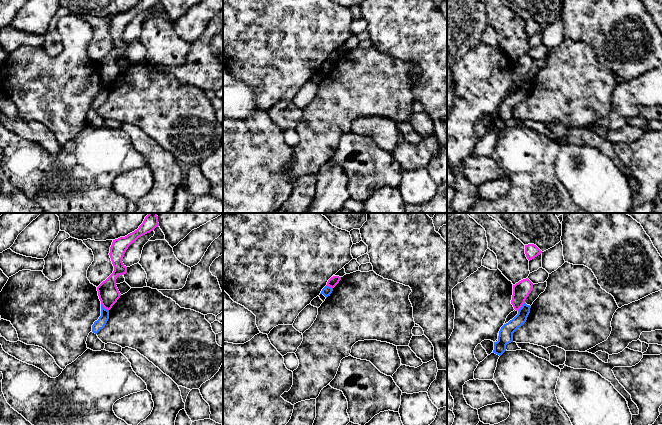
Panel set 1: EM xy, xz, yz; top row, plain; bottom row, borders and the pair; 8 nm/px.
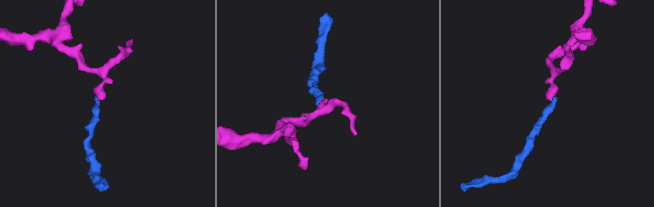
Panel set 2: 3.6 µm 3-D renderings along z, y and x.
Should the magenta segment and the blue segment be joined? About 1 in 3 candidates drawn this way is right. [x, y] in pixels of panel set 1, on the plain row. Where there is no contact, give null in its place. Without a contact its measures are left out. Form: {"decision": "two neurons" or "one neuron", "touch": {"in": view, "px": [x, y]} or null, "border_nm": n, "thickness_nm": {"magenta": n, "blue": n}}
{"decision": "two neurons", "touch": {"in": "xy", "px": [104, 83]}, "border_nm": 90, "thickness_nm": {"magenta": 170, "blue": 80}}

